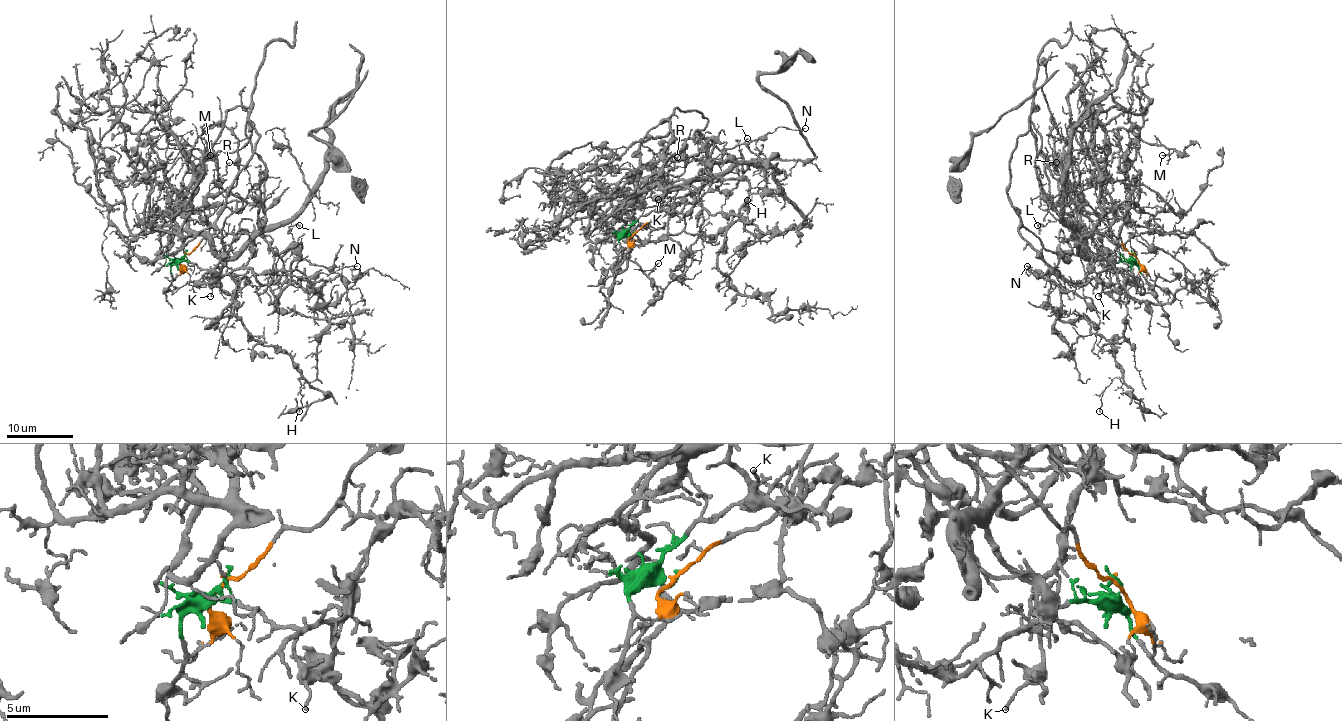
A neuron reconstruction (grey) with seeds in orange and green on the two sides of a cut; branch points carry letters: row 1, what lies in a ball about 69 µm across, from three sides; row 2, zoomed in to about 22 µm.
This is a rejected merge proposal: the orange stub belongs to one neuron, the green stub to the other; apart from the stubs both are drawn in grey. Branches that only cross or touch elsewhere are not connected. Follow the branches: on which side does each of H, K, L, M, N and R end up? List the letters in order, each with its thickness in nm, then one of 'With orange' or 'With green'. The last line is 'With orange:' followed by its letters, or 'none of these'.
H: Thickness 100 nm. With green
K: Thickness 110 nm. With green
L: Thickness 120 nm. With orange
M: Thickness 130 nm. With green
N: Thickness 130 nm. With green
R: Thickness 80 nm. With orange
With orange: L, R

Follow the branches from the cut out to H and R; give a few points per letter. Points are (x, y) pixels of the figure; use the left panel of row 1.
H: (184, 256), (209, 271), (199, 284), (226, 274), (236, 284), (213, 319), (234, 315), (291, 357), (299, 412)
R: (184, 256), (204, 237), (213, 237), (229, 216), (246, 204), (214, 181), (226, 173), (229, 163)

